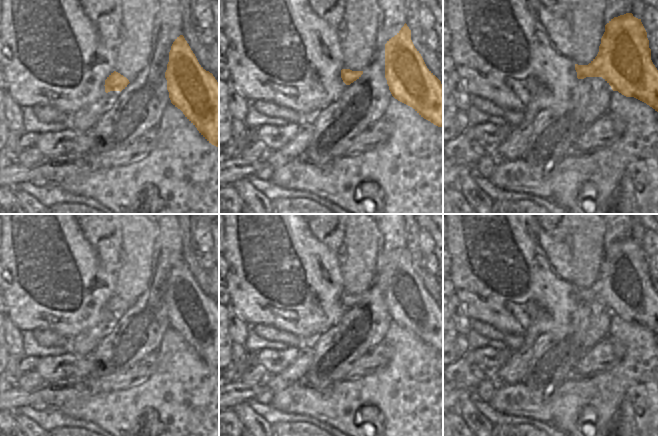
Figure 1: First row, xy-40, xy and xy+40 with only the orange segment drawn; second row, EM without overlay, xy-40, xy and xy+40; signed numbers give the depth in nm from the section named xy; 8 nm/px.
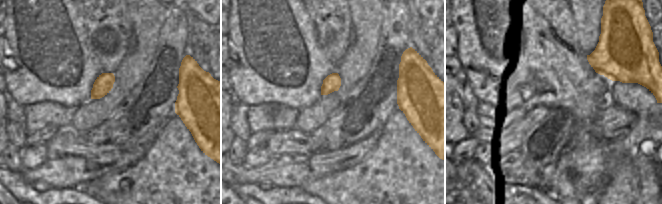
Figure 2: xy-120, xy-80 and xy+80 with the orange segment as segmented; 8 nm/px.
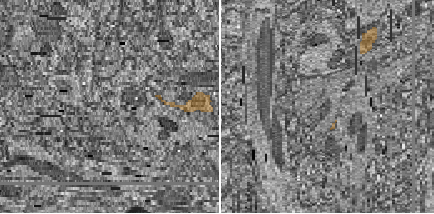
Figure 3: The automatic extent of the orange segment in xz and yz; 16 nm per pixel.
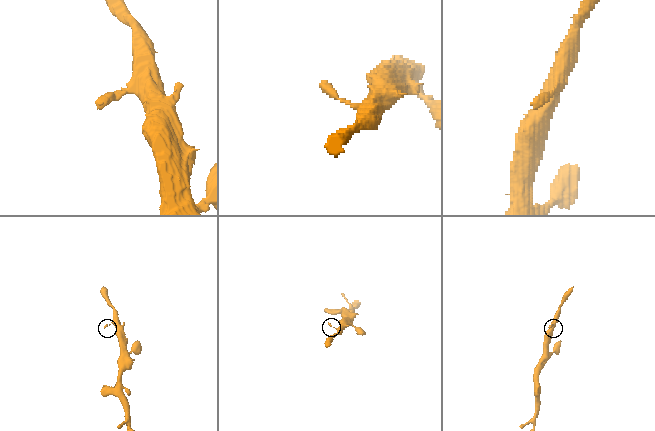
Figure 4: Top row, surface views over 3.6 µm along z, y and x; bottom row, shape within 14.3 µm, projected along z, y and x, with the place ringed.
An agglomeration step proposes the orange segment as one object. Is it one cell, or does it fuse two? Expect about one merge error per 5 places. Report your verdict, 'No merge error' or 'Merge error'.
No merge error.

